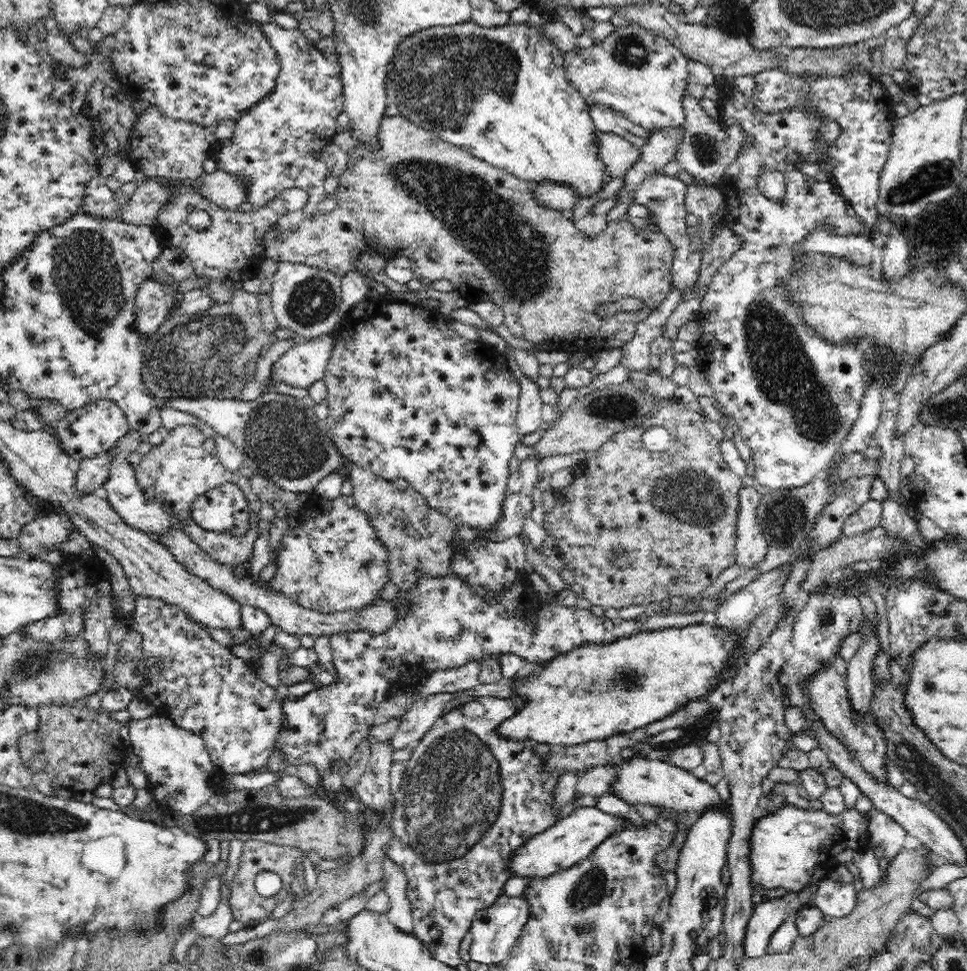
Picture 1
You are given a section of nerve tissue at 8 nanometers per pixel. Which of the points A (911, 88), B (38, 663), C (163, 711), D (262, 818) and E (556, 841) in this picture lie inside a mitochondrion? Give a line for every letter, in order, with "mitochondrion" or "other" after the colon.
A: other
B: mitochondrion
C: other
D: mitochondrion
E: other

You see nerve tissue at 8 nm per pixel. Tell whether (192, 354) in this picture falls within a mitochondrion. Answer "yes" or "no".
yes

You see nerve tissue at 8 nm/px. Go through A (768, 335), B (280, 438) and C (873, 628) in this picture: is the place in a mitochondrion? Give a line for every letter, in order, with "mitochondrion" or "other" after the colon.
A: mitochondrion
B: mitochondrion
C: other

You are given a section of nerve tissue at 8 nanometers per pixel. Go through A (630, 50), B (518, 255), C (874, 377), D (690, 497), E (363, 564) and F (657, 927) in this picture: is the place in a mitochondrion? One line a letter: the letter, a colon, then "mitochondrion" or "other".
A: mitochondrion
B: mitochondrion
C: other
D: mitochondrion
E: mitochondrion
F: other

